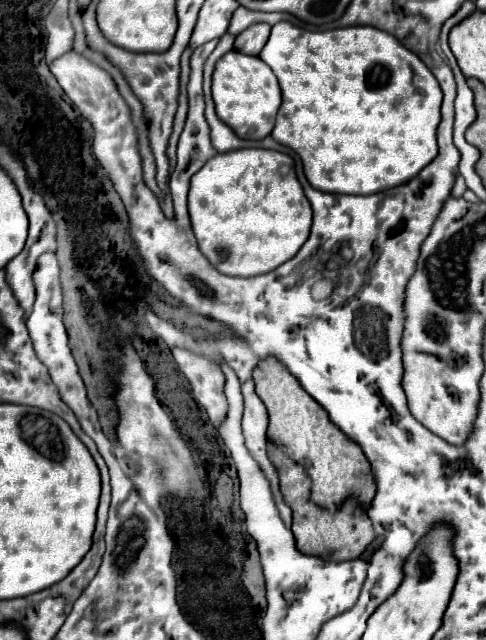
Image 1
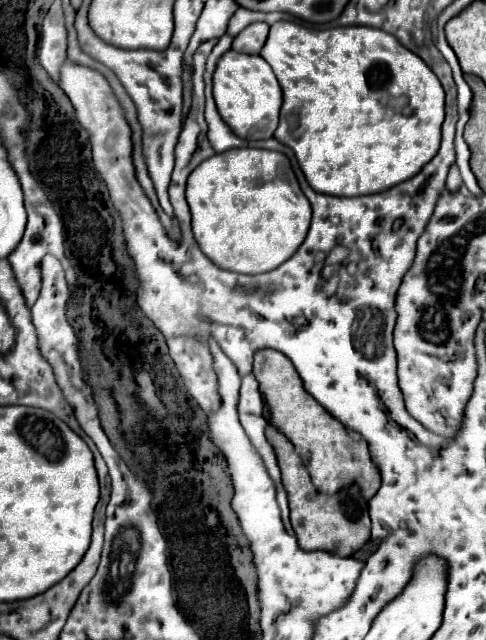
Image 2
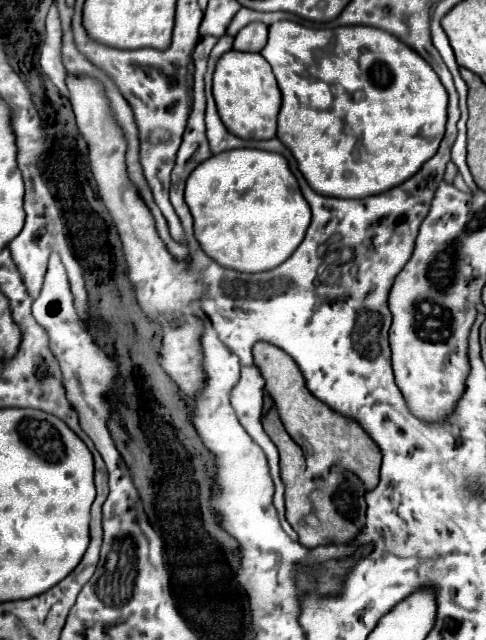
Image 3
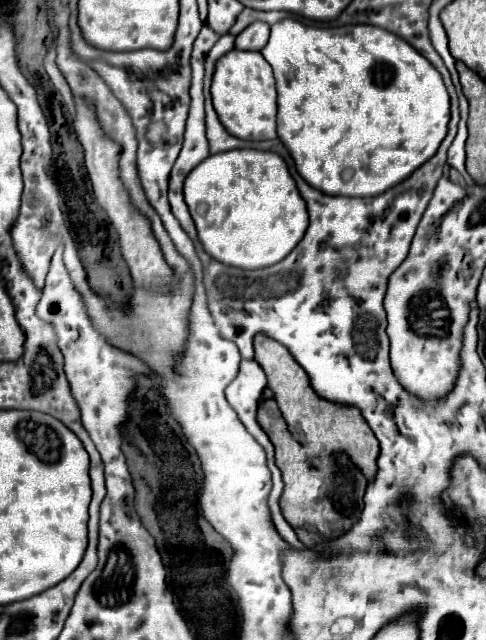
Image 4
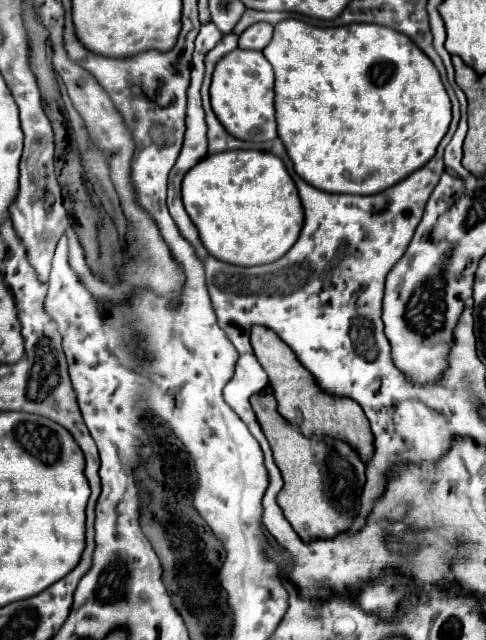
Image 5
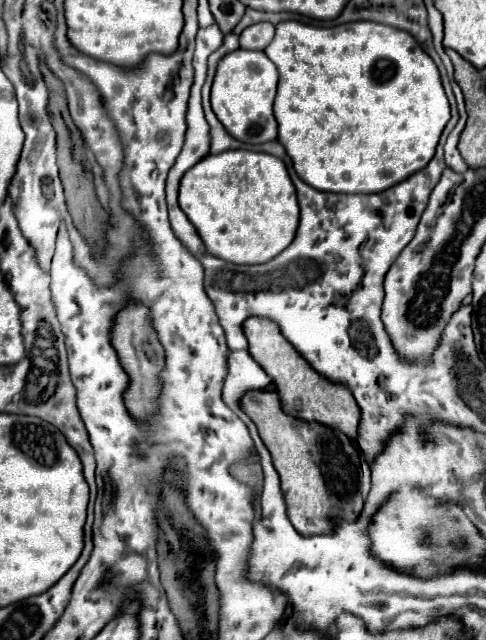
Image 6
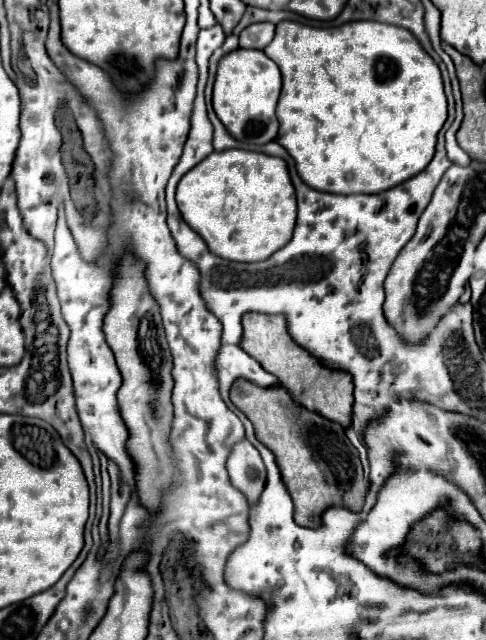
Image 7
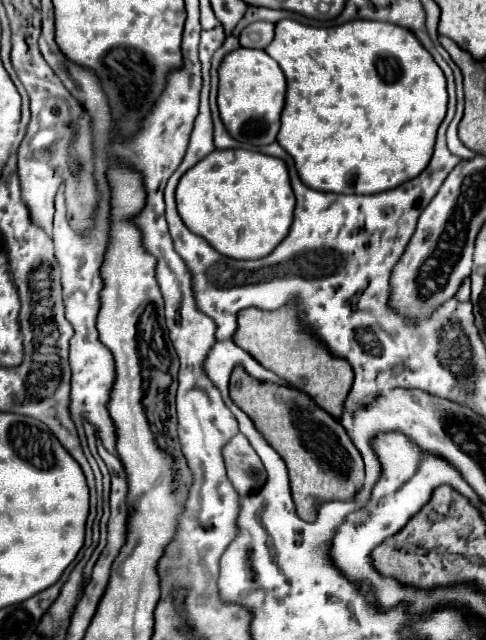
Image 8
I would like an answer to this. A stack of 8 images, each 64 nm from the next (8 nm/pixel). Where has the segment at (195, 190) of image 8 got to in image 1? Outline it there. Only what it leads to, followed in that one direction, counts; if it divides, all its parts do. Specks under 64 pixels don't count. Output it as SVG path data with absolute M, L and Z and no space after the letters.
M242 148L210 158L204 168L192 176L188 212L200 252L218 268L218 272L242 278L268 274L294 258L308 240L312 228L312 206L296 178L294 160L284 152L264 148Z

